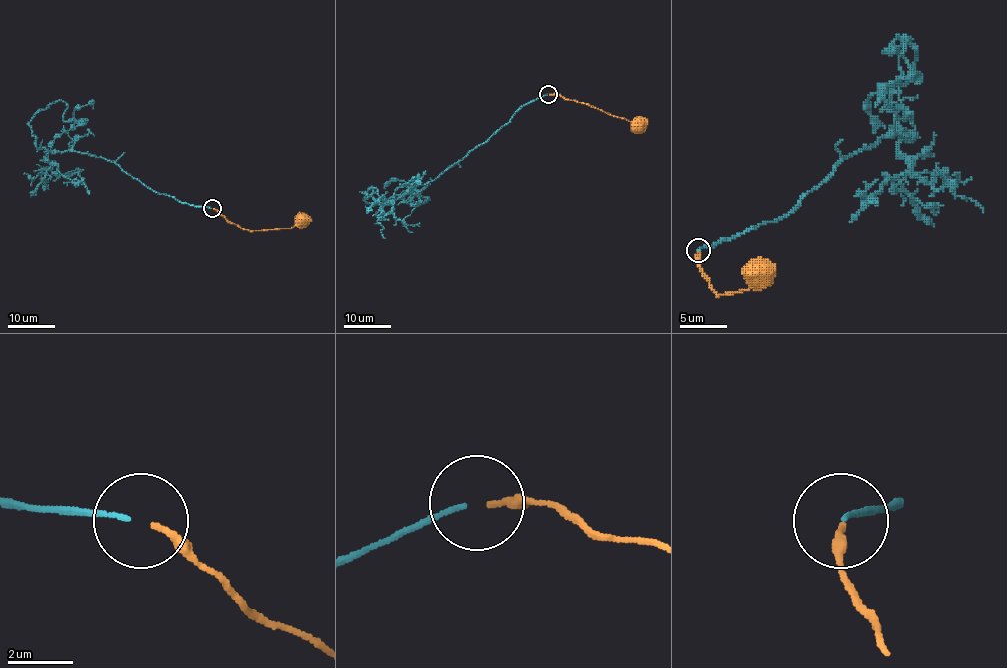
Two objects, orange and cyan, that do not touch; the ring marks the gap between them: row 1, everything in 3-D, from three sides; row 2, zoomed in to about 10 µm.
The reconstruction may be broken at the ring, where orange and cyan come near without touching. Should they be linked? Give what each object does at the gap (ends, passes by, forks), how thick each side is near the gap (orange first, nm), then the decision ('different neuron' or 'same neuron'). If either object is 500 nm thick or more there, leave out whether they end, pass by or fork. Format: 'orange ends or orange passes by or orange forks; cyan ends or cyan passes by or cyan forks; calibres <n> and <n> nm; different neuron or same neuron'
orange ends; cyan ends; calibres 200 and 130 nm; same neuron

